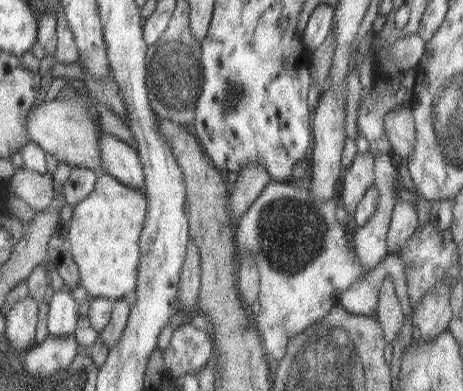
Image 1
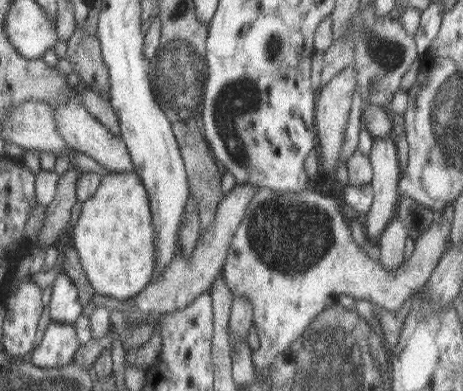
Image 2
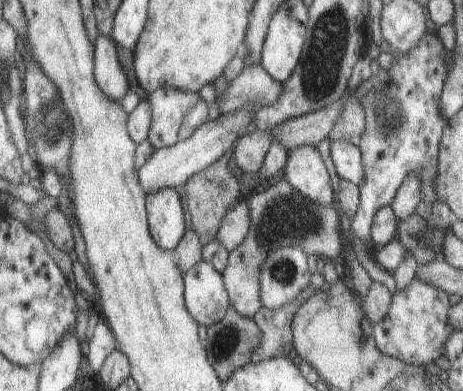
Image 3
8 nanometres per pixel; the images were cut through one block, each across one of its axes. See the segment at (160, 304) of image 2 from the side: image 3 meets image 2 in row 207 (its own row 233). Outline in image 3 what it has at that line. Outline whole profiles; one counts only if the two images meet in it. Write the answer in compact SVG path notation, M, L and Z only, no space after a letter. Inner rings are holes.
M237 202L237 206L231 212L227 212L227 216L223 218L217 240L221 242L221 246L225 246L229 252L233 252L235 248L239 248L243 244L243 240L249 234L249 228L251 228L249 202Z

